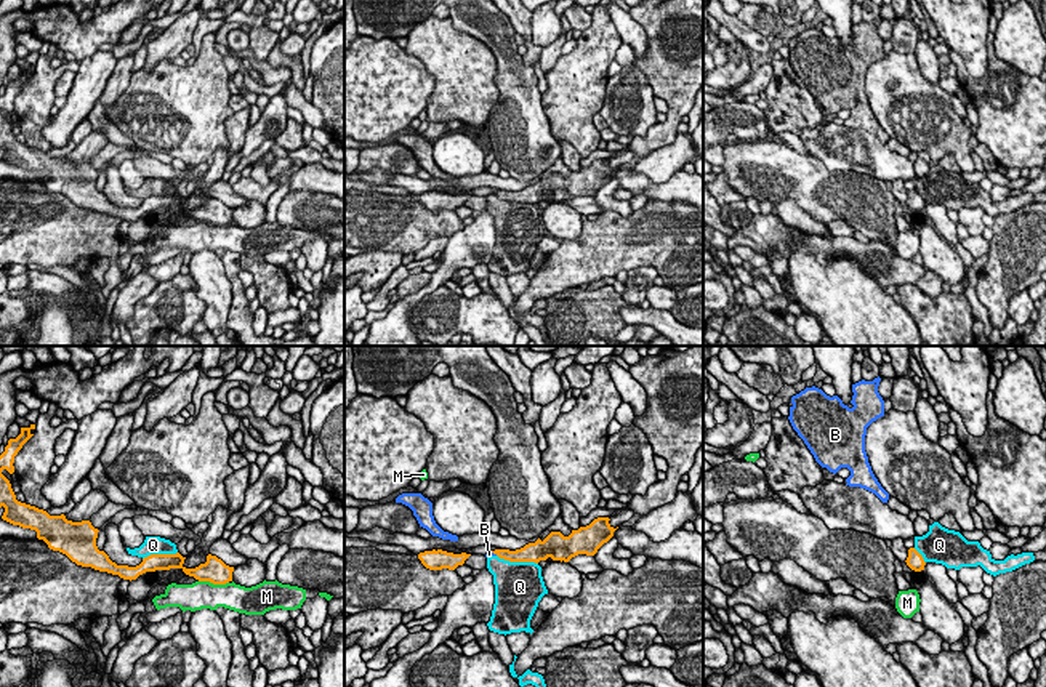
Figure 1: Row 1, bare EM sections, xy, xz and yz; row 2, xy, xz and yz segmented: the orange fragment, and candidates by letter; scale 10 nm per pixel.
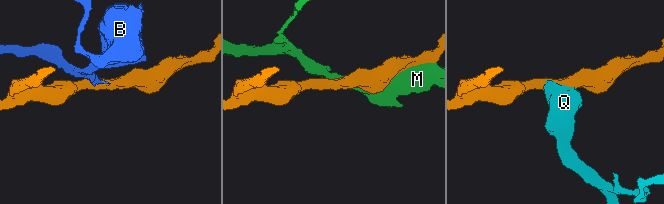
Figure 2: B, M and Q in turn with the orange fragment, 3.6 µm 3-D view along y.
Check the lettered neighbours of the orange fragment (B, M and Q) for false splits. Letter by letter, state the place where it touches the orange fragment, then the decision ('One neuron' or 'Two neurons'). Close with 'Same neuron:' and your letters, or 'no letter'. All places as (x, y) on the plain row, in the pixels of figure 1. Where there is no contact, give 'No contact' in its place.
B: Touches orange at xz (495, 194). Two neurons
M: Touches orange at xy (213, 224). Two neurons
Q: Touches orange at xz (518, 202). Two neurons
Same neuron: no letter

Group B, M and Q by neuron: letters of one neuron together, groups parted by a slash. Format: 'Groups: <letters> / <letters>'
Groups: B Q / M

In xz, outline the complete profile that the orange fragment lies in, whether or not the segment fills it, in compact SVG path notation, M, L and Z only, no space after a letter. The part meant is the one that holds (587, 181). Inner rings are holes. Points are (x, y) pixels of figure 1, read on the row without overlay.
M597 159L589 167L572 171L569 178L564 178L561 173L551 173L543 183L538 179L535 184L529 184L521 191L495 191L492 194L509 203L535 205L548 199L569 203L578 195L594 197L617 171L609 162L609 159Z

